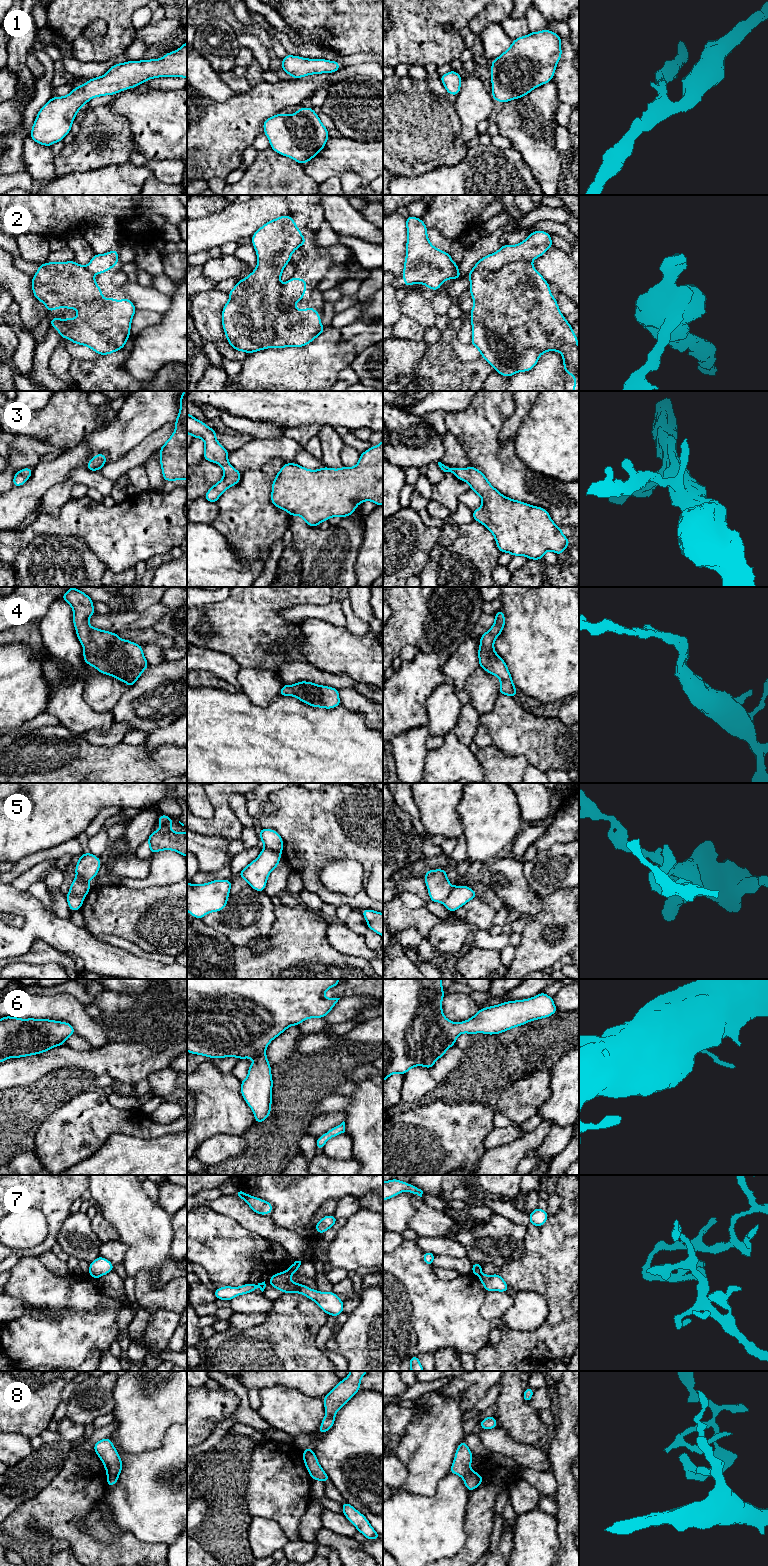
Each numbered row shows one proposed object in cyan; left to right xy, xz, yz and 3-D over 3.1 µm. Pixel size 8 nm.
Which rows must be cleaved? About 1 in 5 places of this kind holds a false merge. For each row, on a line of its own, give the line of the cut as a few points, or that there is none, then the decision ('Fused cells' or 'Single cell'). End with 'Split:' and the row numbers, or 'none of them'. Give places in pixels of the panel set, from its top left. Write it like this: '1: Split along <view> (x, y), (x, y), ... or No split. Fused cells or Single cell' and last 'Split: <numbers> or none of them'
1: No split. Single cell
2: No split. Single cell
3: No split. Single cell
4: No split. Single cell
5: Split along xz (264, 847), (281, 852). Fused cells
6: No split. Single cell
7: Split along xz (287, 1270), (292, 1273). Fused cells
8: Split along xy (107, 1474), (118, 1475). Fused cells
Split: 5, 7, 8

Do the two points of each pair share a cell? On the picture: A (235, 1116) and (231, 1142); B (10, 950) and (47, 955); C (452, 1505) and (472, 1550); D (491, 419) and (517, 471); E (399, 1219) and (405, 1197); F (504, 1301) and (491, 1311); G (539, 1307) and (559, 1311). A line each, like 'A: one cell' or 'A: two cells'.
A: two cells
B: two cells
C: two cells
D: one cell
E: one cell
F: one cell
G: two cells

